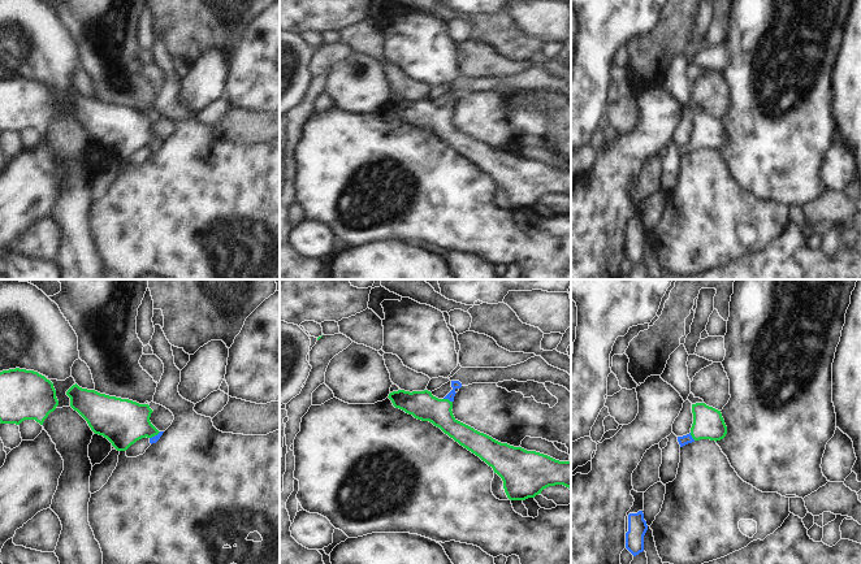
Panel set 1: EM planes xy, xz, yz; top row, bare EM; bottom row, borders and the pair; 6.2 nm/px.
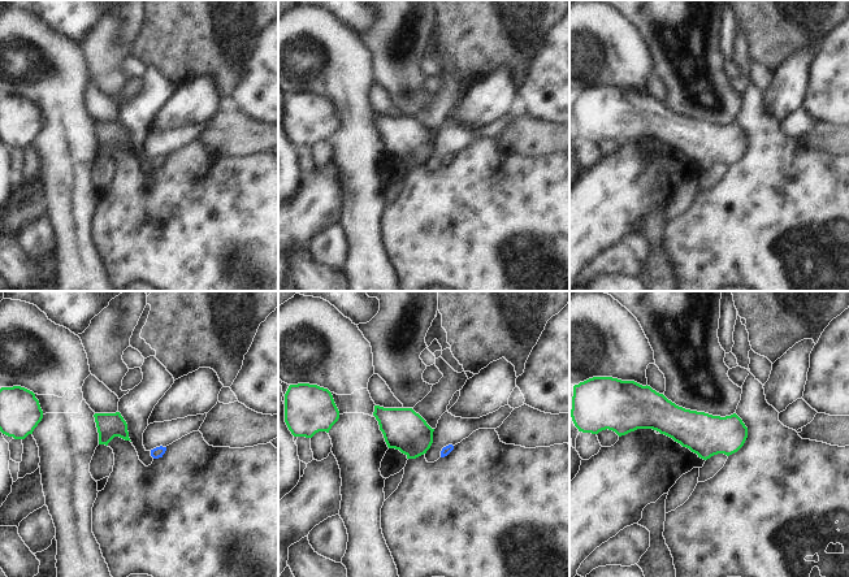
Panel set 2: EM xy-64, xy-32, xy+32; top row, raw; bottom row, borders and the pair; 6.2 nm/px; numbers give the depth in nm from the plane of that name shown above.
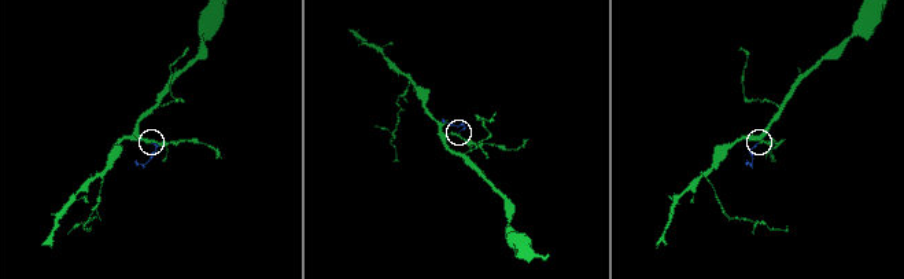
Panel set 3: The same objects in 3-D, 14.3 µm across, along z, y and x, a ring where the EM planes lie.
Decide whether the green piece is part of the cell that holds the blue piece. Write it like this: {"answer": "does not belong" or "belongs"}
{"answer": "belongs"}

